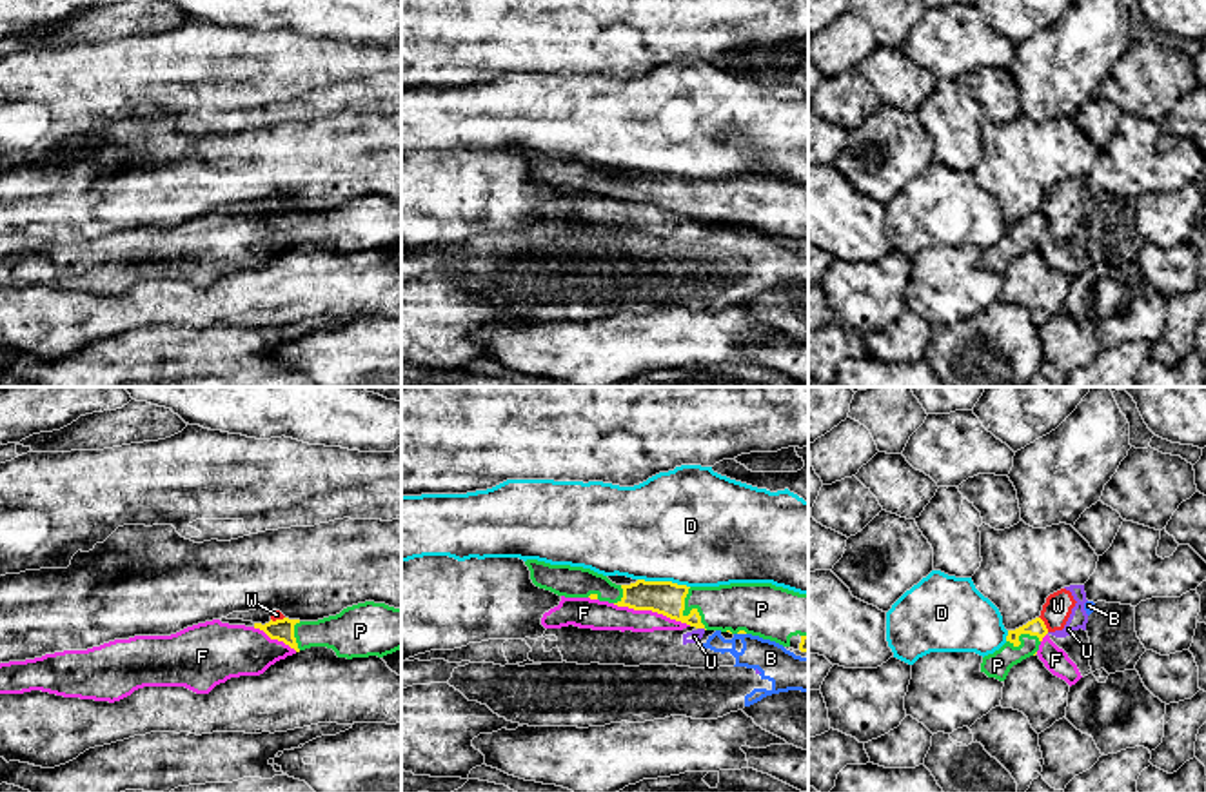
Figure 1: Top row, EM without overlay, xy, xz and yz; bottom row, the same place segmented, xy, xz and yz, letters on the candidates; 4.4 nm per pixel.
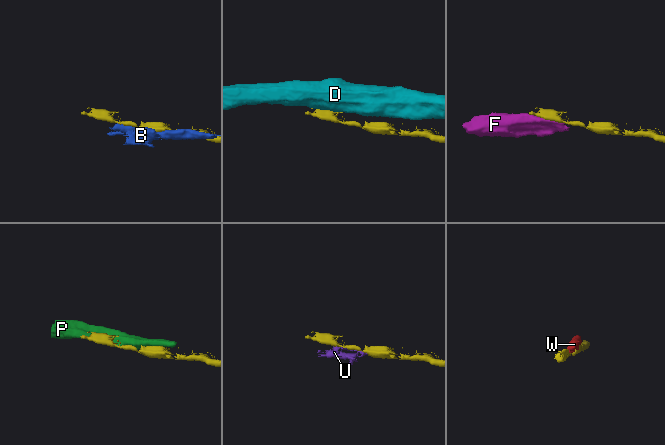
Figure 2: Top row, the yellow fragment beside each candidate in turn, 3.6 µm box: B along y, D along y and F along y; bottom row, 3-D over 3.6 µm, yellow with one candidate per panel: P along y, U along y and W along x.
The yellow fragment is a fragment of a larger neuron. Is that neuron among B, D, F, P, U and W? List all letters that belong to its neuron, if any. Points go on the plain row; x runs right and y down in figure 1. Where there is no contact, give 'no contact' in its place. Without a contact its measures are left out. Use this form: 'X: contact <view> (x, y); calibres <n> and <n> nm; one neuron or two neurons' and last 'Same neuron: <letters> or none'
B: contact xz (741, 226); calibres 20 and 160 nm; two neurons
D: contact xz (663, 175); calibres 150 and 480 nm; two neurons
F: contact xz (652, 204); calibres 150 and 130 nm; two neurons
P: contact xz (689, 207); calibres 150 and 220 nm; one neuron
U: contact xz (701, 220); calibres 150 and 60 nm; two neurons
W: contact yz (1043, 217); calibres 80 and 120 nm; two neurons
Same neuron: P

